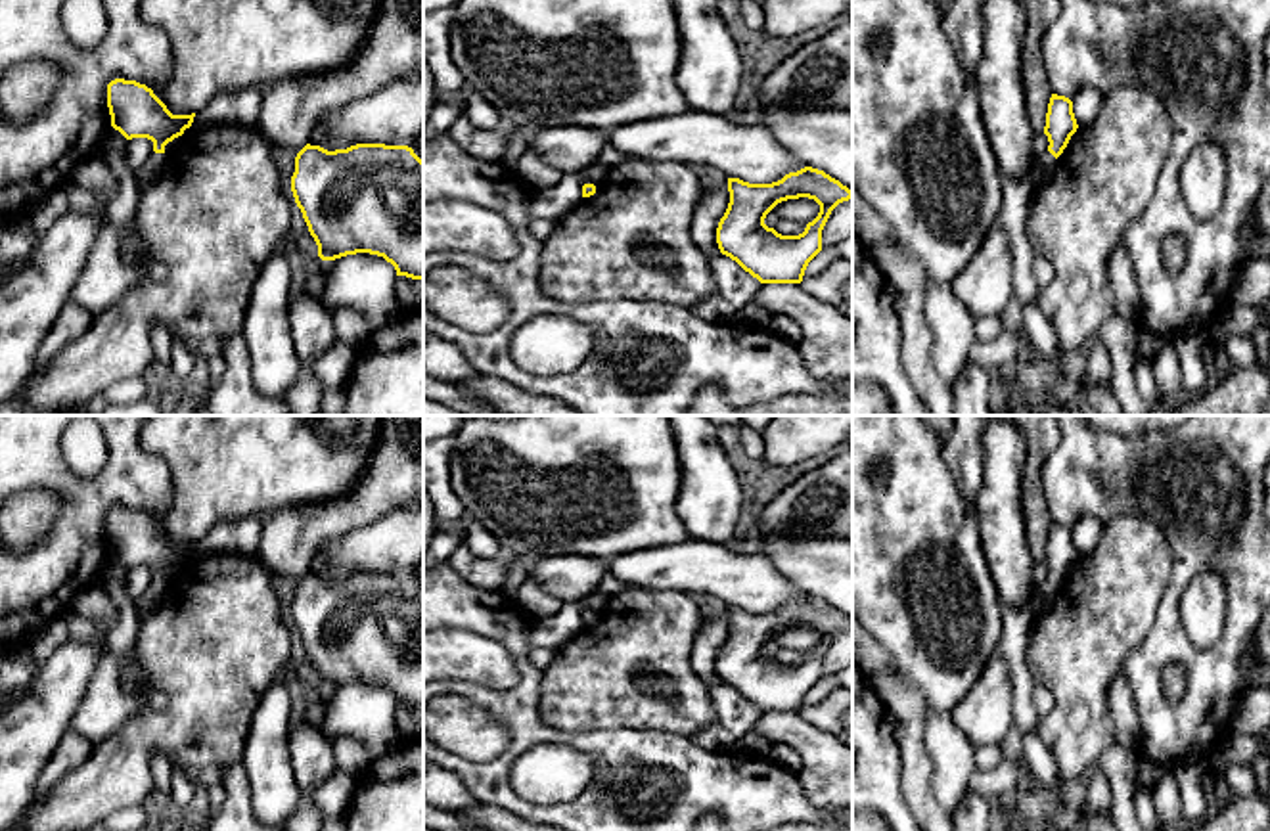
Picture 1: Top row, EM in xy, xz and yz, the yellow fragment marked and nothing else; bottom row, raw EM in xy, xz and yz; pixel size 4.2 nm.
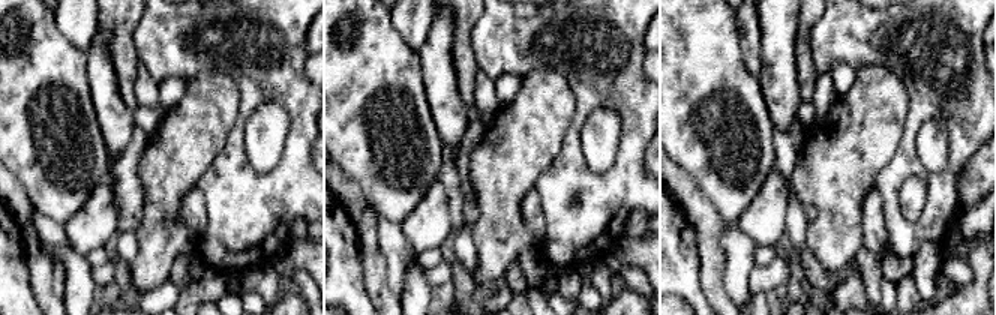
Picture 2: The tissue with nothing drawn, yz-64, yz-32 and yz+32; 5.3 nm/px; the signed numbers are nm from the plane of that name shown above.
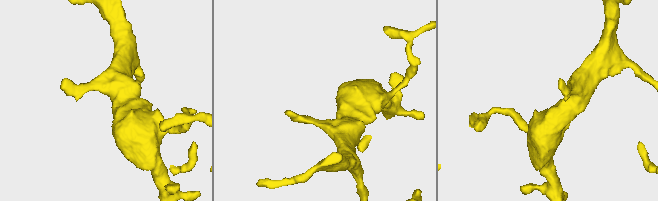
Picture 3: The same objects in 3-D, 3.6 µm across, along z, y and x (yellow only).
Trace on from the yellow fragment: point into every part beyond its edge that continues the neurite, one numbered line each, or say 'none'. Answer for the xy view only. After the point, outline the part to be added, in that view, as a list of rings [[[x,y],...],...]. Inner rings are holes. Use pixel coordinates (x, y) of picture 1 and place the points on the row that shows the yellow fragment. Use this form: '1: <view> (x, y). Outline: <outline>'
1: xy (150, 169). Outline: [[[153,153],[142,167],[138,167],[136,170],[138,197],[155,180],[163,163],[165,153]]]

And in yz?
1: yz (1044, 163). Outline: [[[1046,151],[1038,157],[1034,157],[1032,168],[1031,168],[1031,201],[1034,199],[1038,188],[1048,180],[1048,176],[1052,174],[1055,167],[1055,157]]]

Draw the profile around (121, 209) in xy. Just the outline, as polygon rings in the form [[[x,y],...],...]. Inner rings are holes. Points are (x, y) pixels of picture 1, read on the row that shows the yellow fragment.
[[[111,126],[105,136],[98,157],[109,167],[117,178],[117,193],[107,201],[105,222],[119,228],[123,245],[121,253],[126,262],[136,260],[136,230],[132,228],[132,218],[138,207],[138,186],[136,176],[126,167],[125,151],[128,140]]]

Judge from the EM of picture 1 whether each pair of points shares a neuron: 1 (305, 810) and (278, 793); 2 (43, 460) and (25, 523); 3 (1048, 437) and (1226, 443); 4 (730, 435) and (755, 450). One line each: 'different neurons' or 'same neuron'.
1: different neurons
2: different neurons
3: different neurons
4: same neuron

